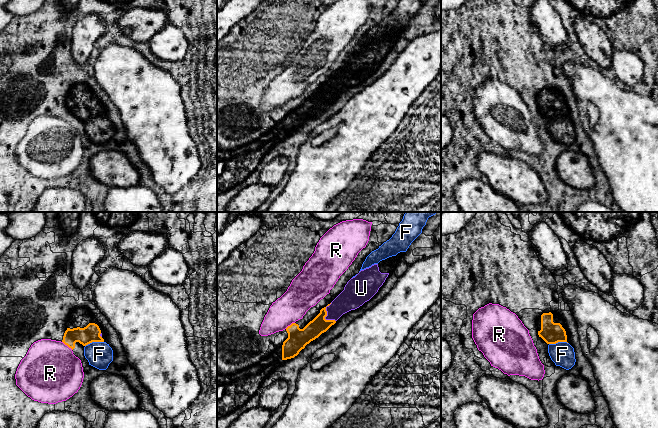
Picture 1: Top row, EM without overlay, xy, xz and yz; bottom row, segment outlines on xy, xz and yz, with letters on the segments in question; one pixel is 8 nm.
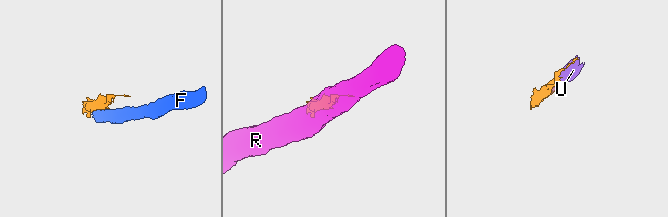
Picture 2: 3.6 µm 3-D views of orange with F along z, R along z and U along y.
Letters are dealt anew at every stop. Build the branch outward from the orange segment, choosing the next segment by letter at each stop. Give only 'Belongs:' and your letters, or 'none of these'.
Belongs: U

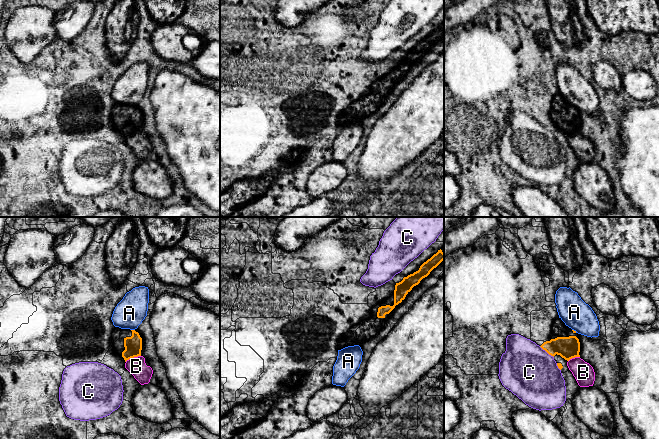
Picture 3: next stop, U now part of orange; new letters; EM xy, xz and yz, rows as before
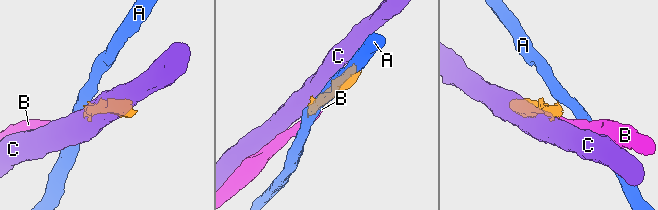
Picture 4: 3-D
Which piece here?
Belongs: none of these

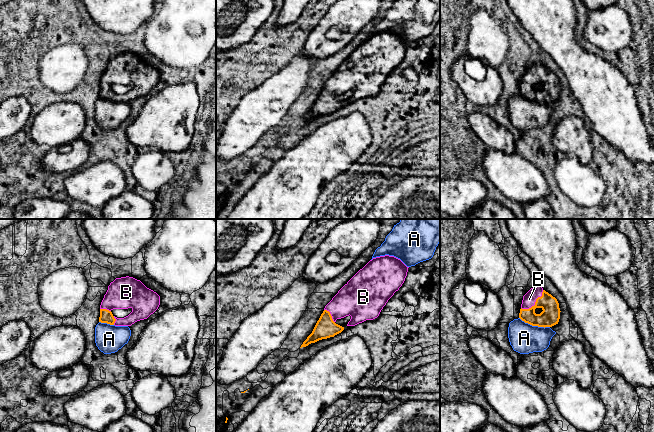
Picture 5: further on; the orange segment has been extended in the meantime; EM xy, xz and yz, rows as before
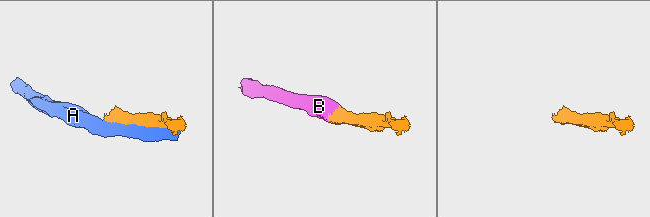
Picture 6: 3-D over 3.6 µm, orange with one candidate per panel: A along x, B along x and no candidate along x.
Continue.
Belongs: B

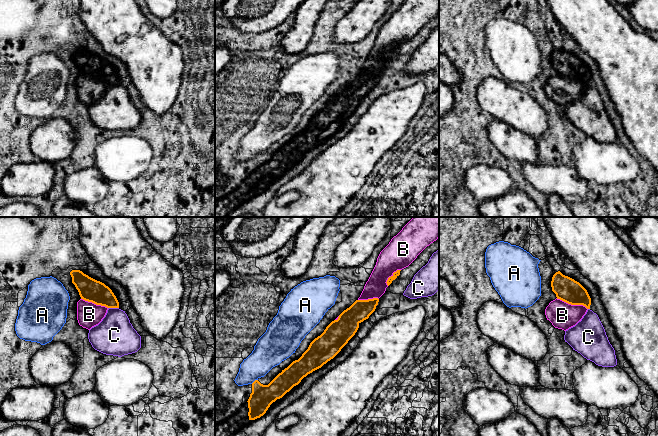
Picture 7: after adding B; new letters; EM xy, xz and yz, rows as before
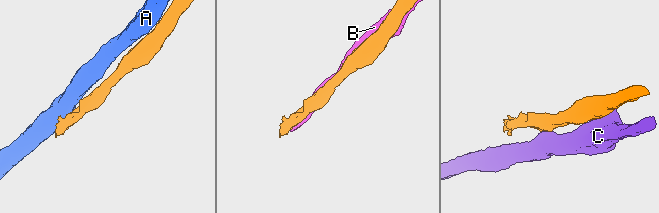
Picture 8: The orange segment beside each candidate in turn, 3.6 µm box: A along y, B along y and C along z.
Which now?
Belongs: none of these

